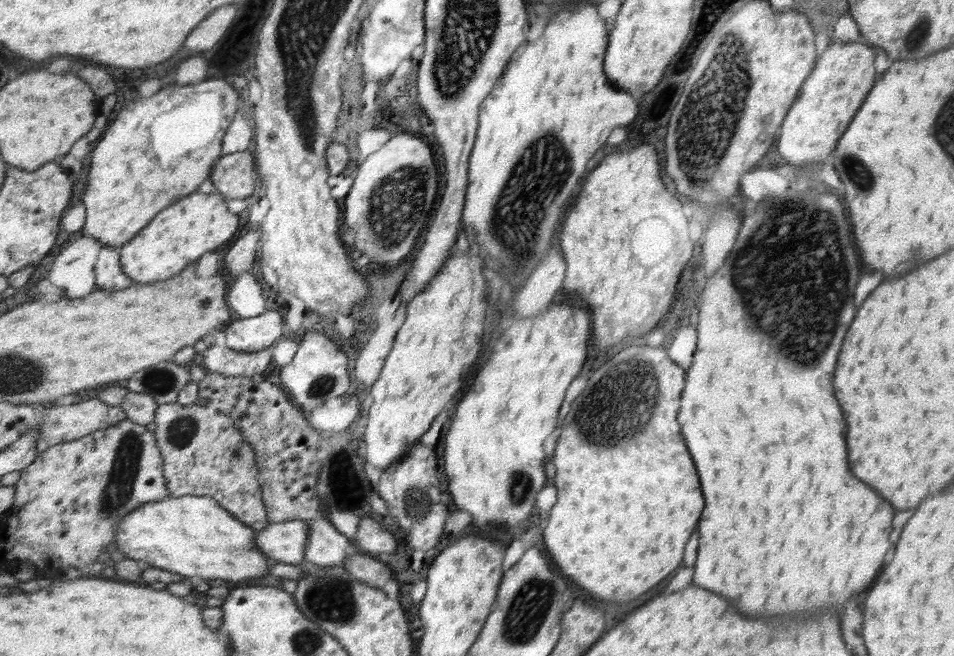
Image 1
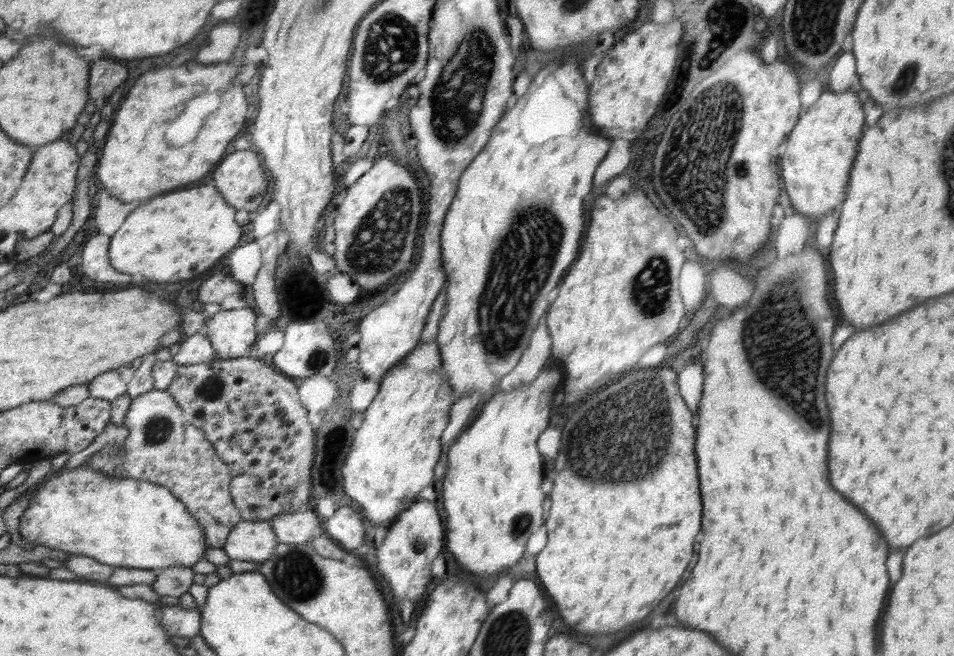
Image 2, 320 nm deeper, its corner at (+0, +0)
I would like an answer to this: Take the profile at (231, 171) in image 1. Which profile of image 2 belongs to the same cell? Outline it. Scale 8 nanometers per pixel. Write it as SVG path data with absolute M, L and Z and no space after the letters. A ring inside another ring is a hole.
M241 150L232 156L226 156L226 162L214 170L214 182L222 194L226 194L226 202L230 206L238 206L238 210L246 210L255 215L268 192L268 179L260 164L256 152Z

